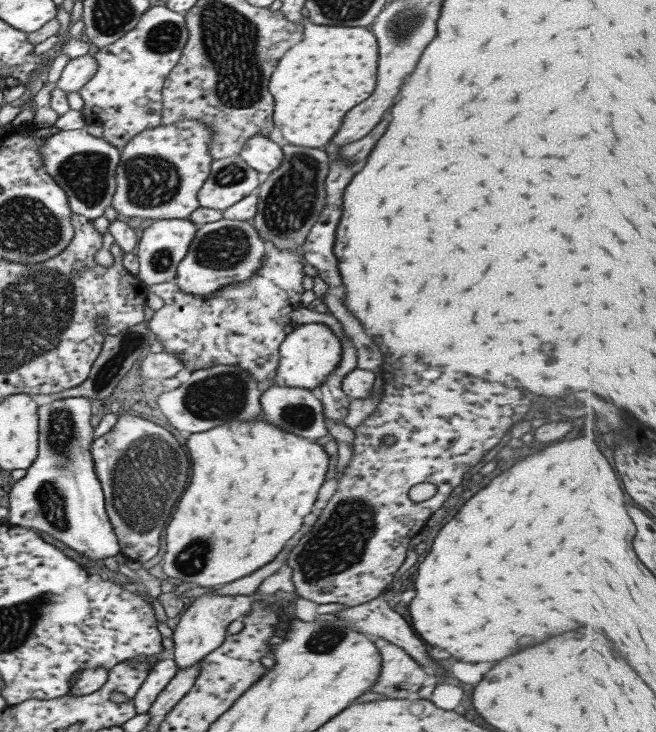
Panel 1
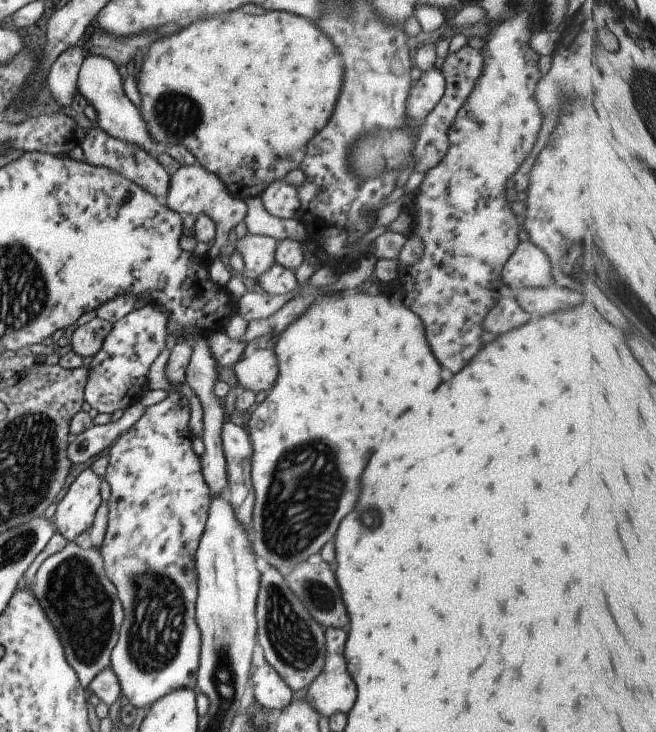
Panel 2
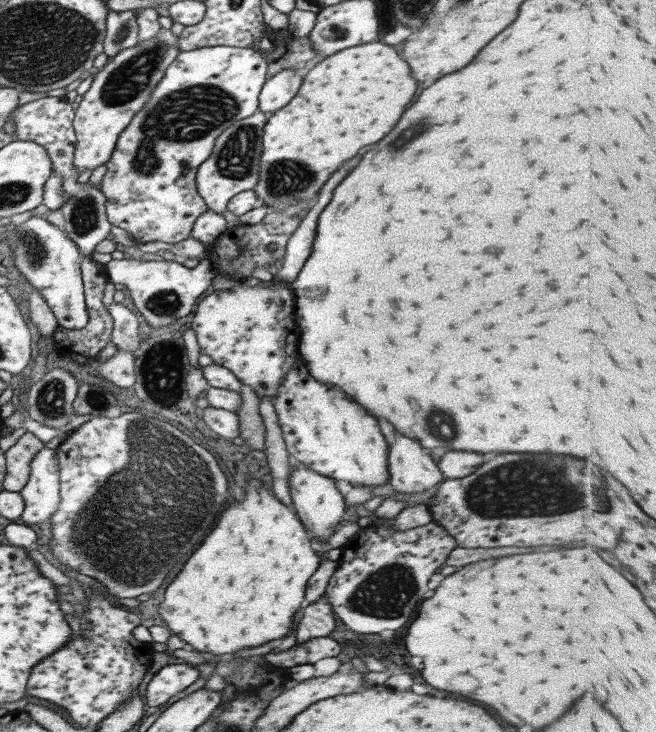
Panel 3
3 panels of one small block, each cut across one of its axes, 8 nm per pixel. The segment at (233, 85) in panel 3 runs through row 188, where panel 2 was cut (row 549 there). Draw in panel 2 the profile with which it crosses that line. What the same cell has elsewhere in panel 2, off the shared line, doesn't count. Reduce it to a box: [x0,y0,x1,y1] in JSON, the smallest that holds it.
[99,390,210,708]

